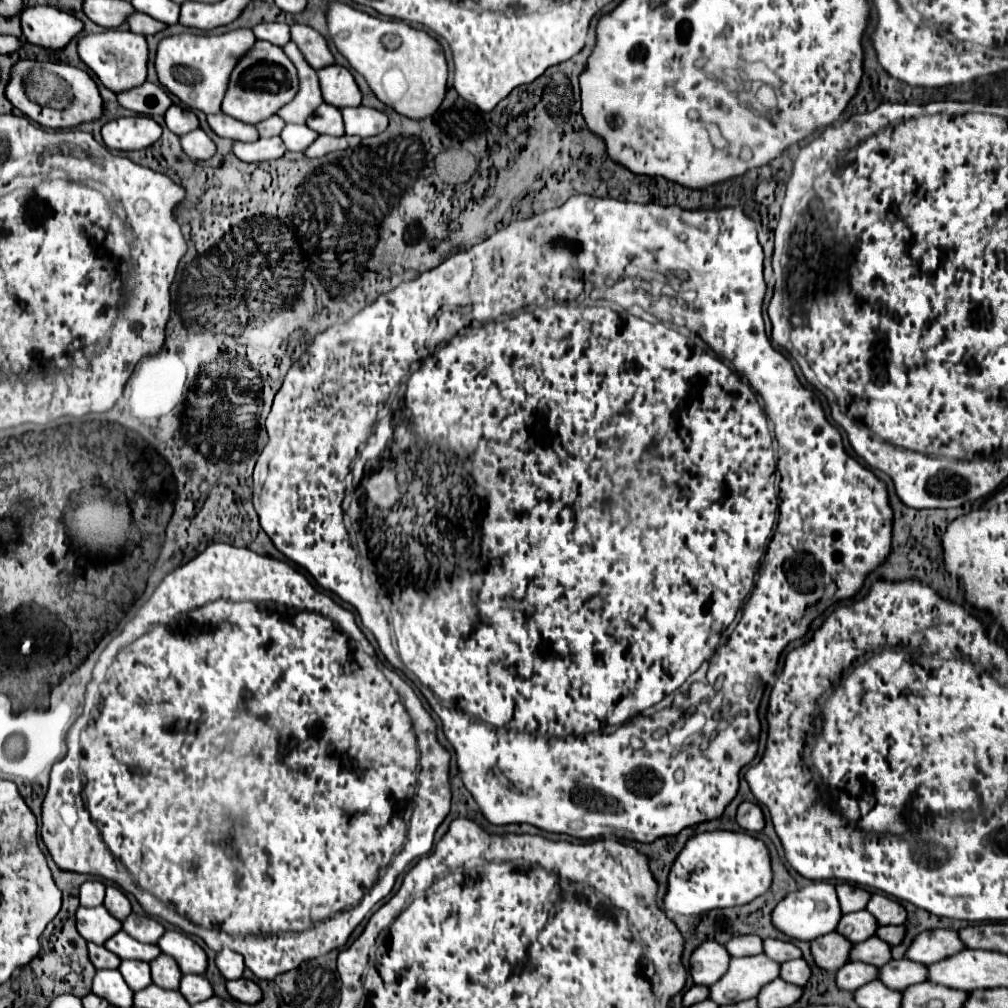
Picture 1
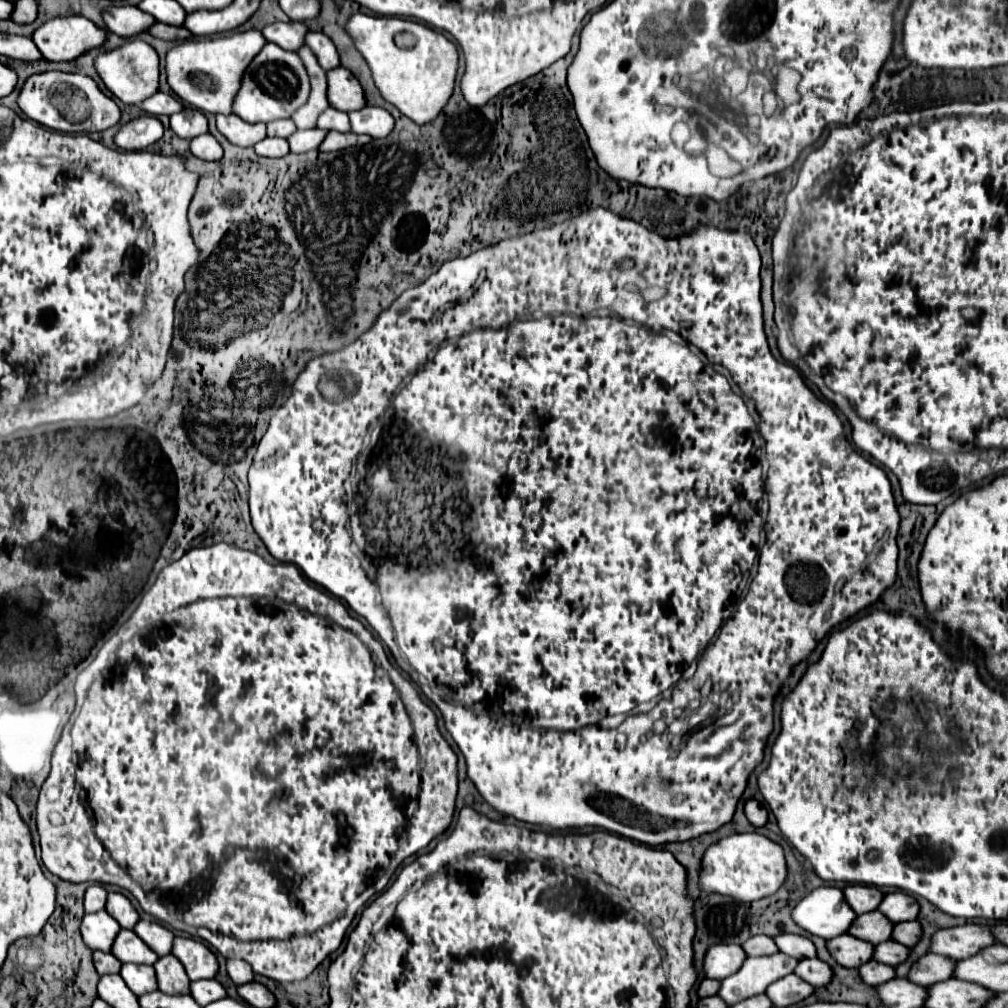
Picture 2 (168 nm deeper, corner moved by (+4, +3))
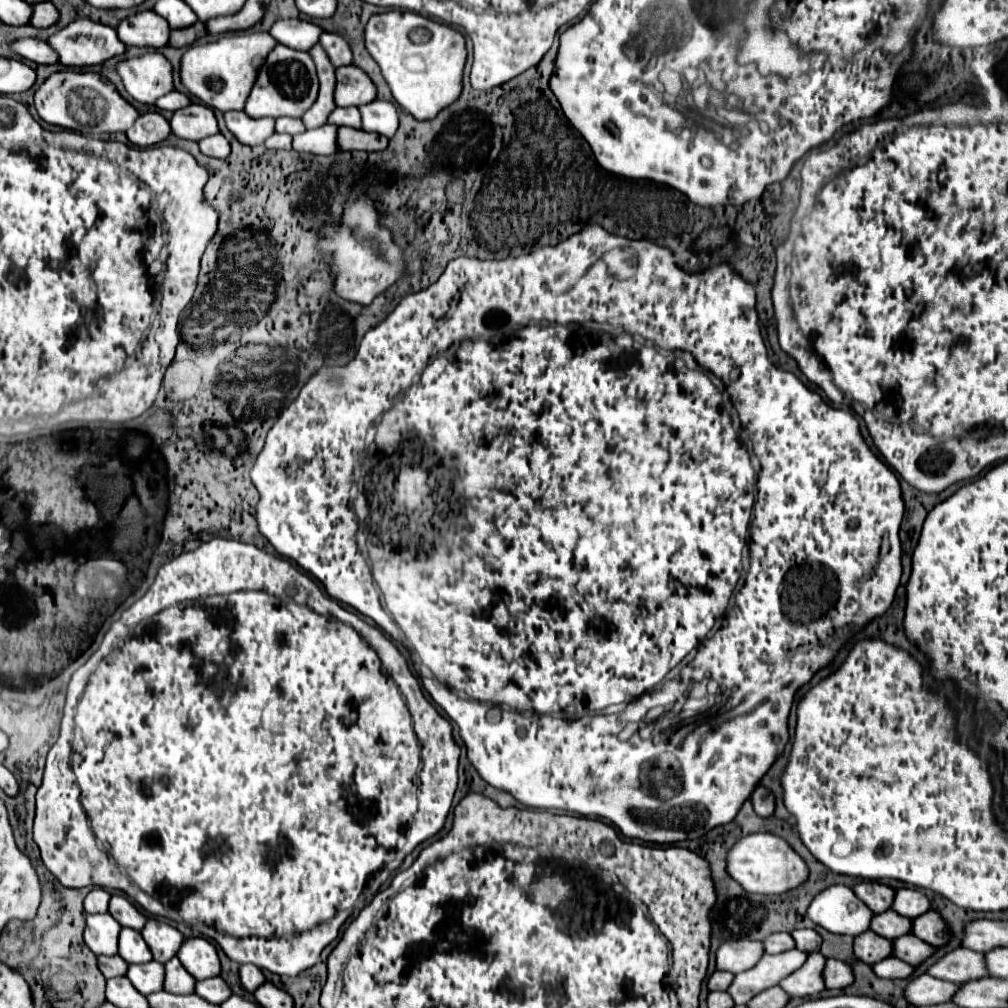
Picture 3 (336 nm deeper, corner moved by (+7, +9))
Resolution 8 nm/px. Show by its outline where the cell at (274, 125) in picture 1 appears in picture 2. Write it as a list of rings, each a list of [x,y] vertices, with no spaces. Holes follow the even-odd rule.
[[[280,119],[268,123],[268,137],[288,137],[296,129],[292,119]]]

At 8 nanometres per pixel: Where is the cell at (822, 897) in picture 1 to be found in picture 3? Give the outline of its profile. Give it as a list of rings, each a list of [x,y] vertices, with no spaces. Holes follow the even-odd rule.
[[[833,885],[813,899],[807,915],[811,921],[831,933],[857,937],[869,929],[871,917],[875,913],[871,913],[871,909],[867,909],[867,905],[855,897],[853,889],[845,885]]]

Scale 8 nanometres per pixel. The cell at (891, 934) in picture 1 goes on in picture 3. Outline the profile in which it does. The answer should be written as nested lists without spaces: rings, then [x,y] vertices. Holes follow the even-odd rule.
[[[929,911],[929,913],[913,919],[913,935],[917,935],[919,939],[923,939],[925,943],[929,943],[933,947],[943,947],[951,939],[949,927],[937,911]]]

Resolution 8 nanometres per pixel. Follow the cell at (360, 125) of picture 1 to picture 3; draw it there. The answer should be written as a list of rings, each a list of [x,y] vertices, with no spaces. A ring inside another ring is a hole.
[[[373,101],[363,107],[359,107],[361,119],[363,119],[363,129],[365,131],[375,131],[385,137],[393,137],[397,127],[399,127],[399,115],[397,107],[391,101]]]

